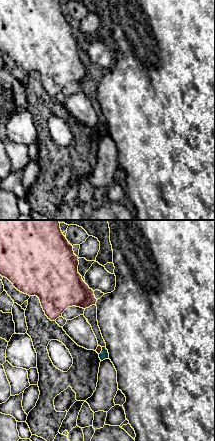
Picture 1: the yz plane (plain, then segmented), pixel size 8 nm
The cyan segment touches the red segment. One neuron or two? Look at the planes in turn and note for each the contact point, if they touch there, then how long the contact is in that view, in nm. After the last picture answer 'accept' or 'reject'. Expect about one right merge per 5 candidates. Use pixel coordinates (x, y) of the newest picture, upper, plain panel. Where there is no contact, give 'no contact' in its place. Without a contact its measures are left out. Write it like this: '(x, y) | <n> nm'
(101, 127) | 70 nm

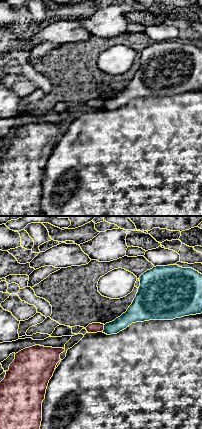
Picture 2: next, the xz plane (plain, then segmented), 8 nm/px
(104, 104) | 60 nm

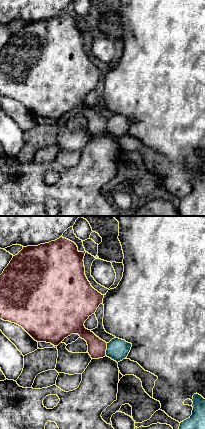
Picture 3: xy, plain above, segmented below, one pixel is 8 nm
(107, 125) | 110 nm

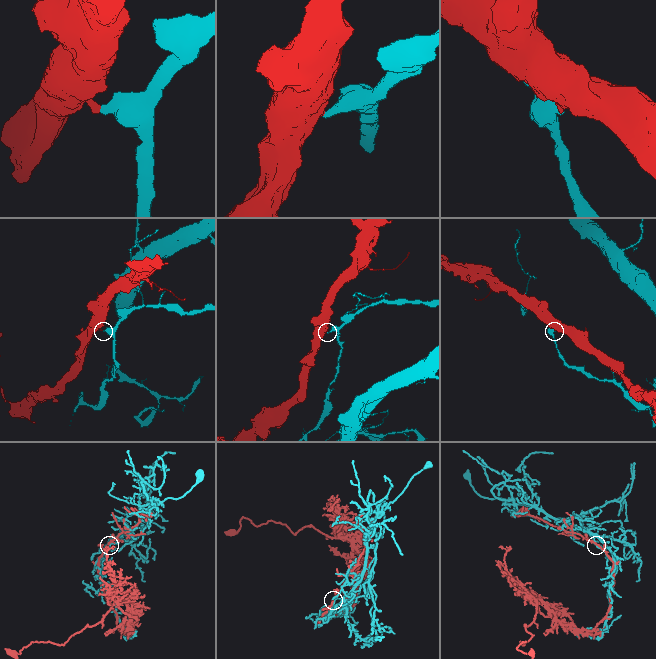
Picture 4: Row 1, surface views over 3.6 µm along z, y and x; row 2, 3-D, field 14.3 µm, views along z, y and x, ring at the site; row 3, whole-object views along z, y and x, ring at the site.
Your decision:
reject

